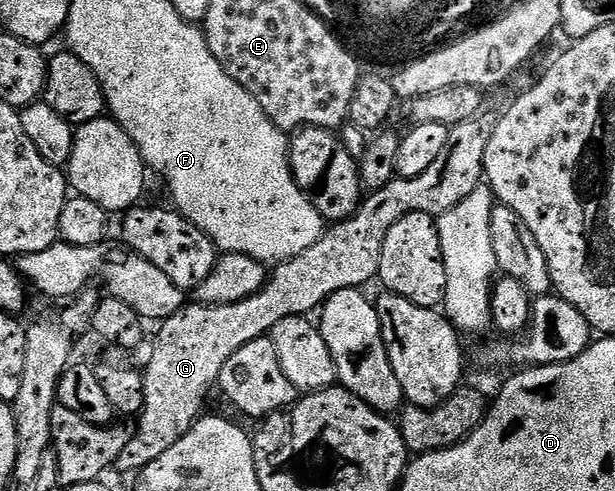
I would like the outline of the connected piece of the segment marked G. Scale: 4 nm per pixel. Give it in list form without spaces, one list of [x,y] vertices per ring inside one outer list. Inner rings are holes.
[[[473,119],[471,121],[464,121],[460,125],[451,126],[450,132],[448,134],[448,149],[442,154],[438,155],[438,159],[434,159],[434,163],[430,165],[430,171],[426,171],[422,175],[417,177],[401,177],[397,176],[395,179],[388,182],[387,185],[384,185],[382,188],[375,191],[369,192],[367,194],[366,200],[361,204],[360,208],[356,210],[356,214],[353,217],[348,218],[347,221],[337,221],[331,227],[325,228],[323,237],[318,239],[318,243],[314,243],[314,247],[310,247],[306,251],[302,251],[302,255],[297,257],[291,257],[288,261],[281,261],[275,266],[276,269],[271,270],[270,276],[267,278],[267,281],[264,284],[264,287],[259,290],[259,292],[254,295],[250,295],[246,299],[242,299],[238,303],[230,303],[229,305],[205,305],[203,303],[192,303],[185,304],[184,308],[179,309],[174,315],[165,317],[162,324],[159,326],[160,334],[156,337],[156,346],[152,349],[152,358],[148,361],[148,366],[143,366],[142,372],[144,375],[144,394],[146,395],[146,403],[144,404],[144,409],[138,415],[138,420],[135,422],[136,425],[136,434],[129,436],[125,443],[125,446],[122,449],[122,453],[118,455],[116,460],[115,468],[117,470],[121,469],[124,473],[132,473],[131,475],[139,474],[140,470],[144,469],[150,463],[154,463],[154,459],[162,459],[162,454],[165,451],[170,451],[170,447],[174,447],[174,443],[178,443],[178,439],[182,439],[182,435],[186,435],[186,431],[190,431],[190,427],[194,427],[194,423],[199,421],[202,416],[202,410],[200,408],[204,405],[204,400],[208,397],[208,392],[211,389],[214,389],[214,386],[219,382],[220,372],[222,367],[226,367],[226,363],[230,359],[230,355],[234,355],[234,351],[238,351],[242,347],[246,347],[246,343],[250,343],[254,339],[259,337],[266,337],[271,334],[272,328],[275,327],[278,323],[282,323],[282,319],[287,317],[303,317],[305,315],[311,314],[311,309],[313,311],[319,310],[323,306],[324,302],[328,298],[333,297],[338,291],[343,289],[360,289],[364,287],[364,284],[367,283],[371,277],[375,278],[380,272],[380,260],[382,259],[382,243],[386,243],[386,235],[390,231],[390,227],[394,227],[394,223],[398,223],[398,219],[402,219],[408,213],[431,213],[433,215],[439,215],[450,211],[454,207],[458,207],[458,203],[462,203],[464,199],[475,189],[478,188],[480,184],[485,180],[484,175],[484,160],[486,159],[486,147],[490,143],[490,135],[492,134],[491,128],[479,125],[479,120]]]

